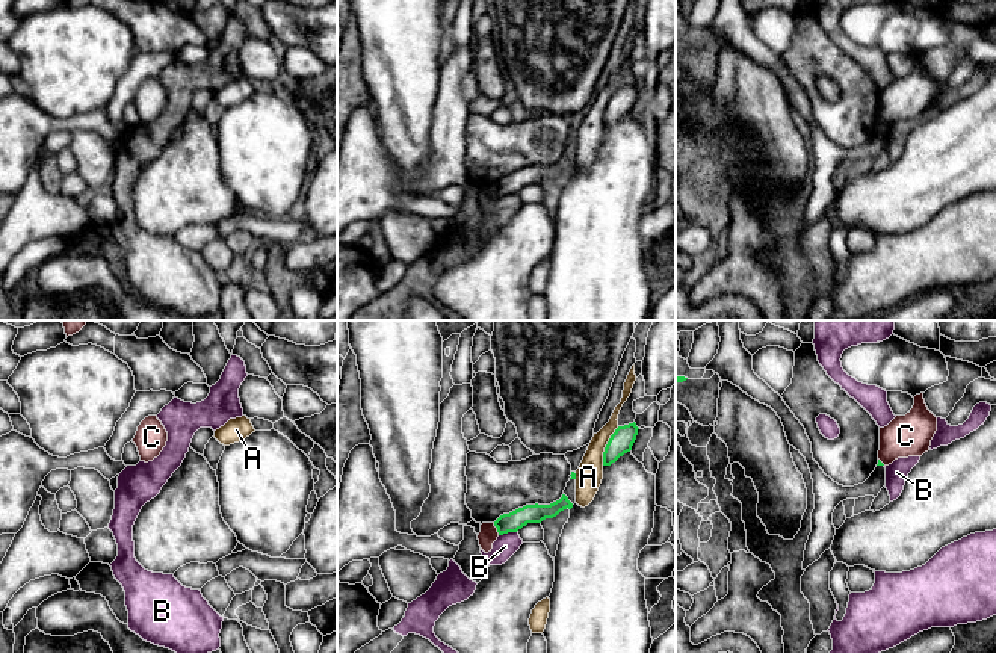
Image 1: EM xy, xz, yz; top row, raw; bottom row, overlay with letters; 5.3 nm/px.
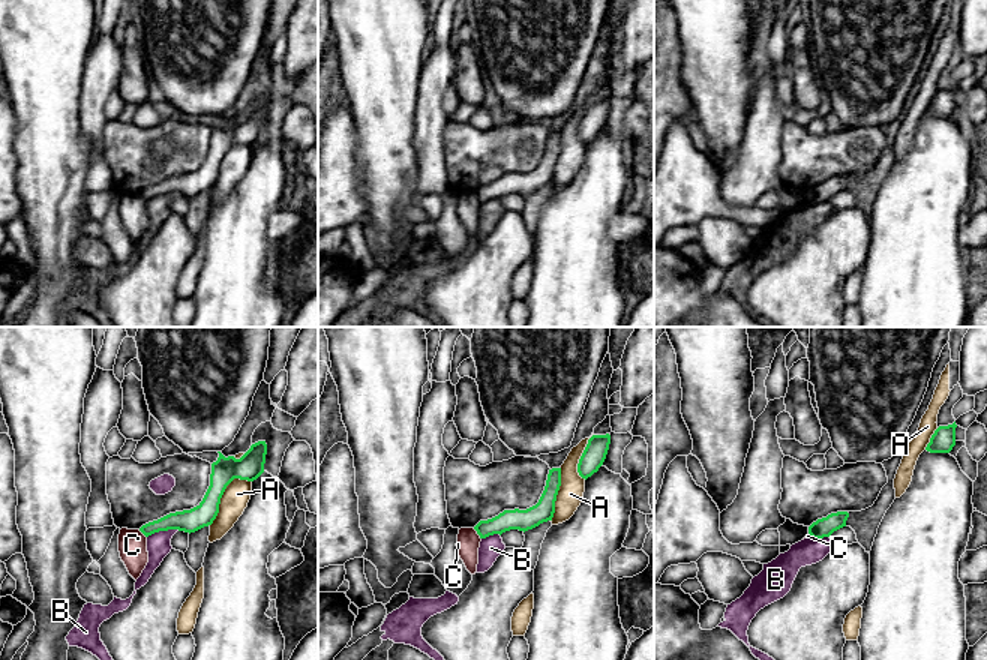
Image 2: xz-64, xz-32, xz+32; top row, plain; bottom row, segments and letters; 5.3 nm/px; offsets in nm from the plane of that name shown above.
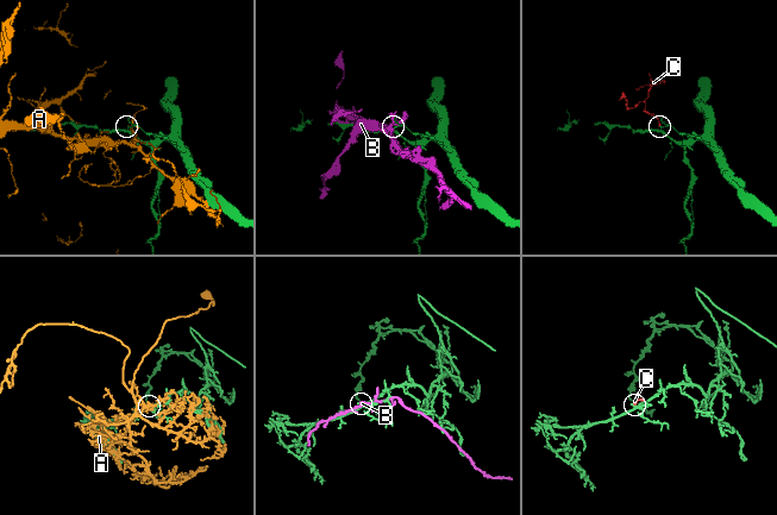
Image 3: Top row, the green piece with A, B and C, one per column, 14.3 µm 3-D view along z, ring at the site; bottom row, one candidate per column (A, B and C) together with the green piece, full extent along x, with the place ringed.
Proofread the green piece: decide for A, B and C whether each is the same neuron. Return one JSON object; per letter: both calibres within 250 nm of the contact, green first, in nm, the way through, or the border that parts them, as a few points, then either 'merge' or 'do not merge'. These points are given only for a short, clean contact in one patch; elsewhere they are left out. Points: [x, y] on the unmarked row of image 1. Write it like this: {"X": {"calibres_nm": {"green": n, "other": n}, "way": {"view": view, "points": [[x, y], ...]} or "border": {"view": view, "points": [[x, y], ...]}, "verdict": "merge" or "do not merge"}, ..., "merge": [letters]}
{"A": {"calibres_nm": {"green": 120, "other": 140}, "verdict": "do not merge"}, "B": {"calibres_nm": {"green": 100, "other": 120}, "verdict": "do not merge"}, "C": {"calibres_nm": {"green": 100, "other": 100}, "border": {"view": "xz", "points": [[493, 185], [499, 195]]}, "verdict": "do not merge"}, "merge": []}

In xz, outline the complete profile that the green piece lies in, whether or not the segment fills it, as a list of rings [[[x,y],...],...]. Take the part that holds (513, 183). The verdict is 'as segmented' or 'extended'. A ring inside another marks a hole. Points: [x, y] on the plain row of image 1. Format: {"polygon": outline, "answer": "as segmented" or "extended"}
{"polygon": [[[562,156],[559,162],[550,166],[526,166],[509,175],[503,175],[494,183],[494,187],[497,189],[499,197],[517,193],[527,184],[541,184],[546,180],[553,180],[567,169],[571,171],[573,165]]], "answer": "as segmented"}

